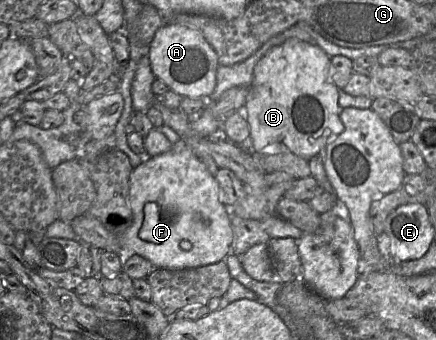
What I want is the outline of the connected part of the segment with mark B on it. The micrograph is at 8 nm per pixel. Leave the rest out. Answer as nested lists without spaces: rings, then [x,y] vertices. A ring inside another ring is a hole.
[[[289,38],[272,47],[255,65],[245,102],[252,145],[266,153],[292,152],[306,160],[325,151],[326,145],[344,130],[340,118],[339,91],[331,75],[330,57],[317,44]]]

